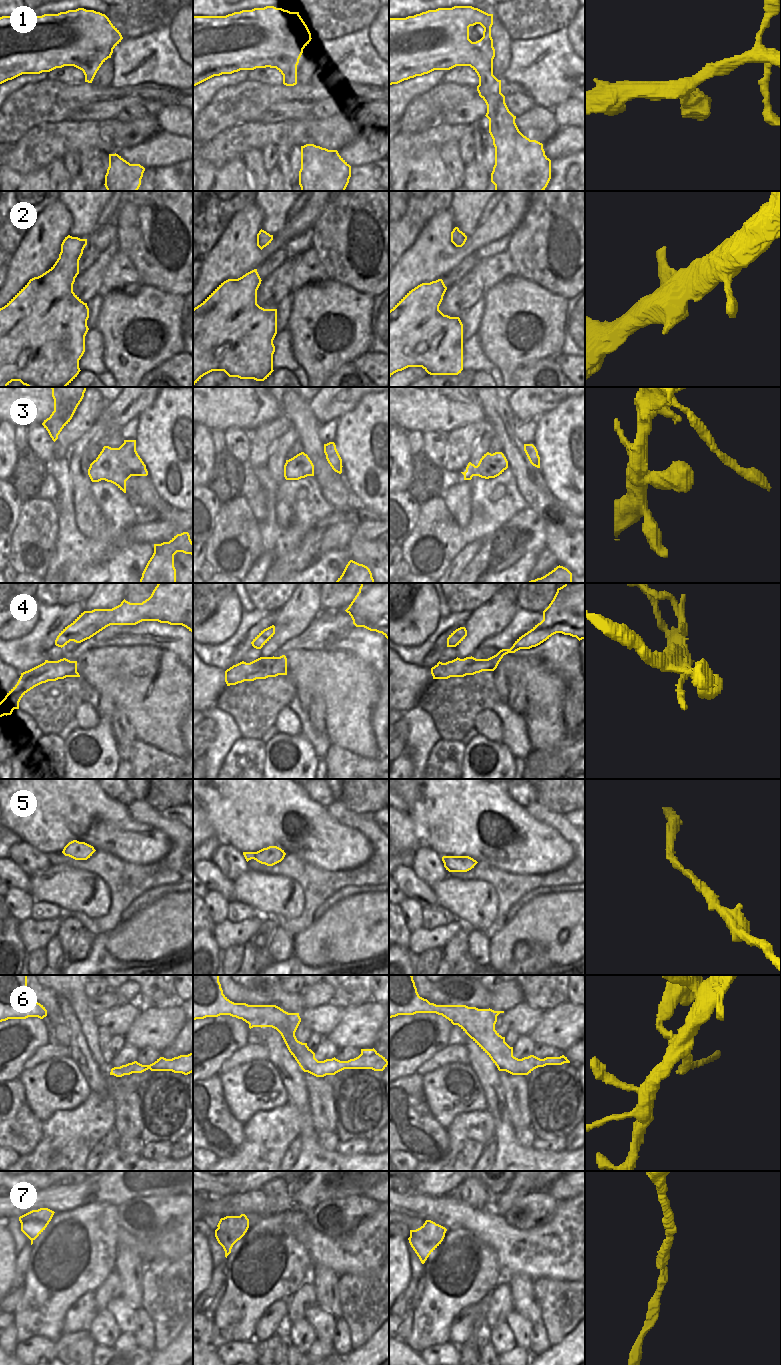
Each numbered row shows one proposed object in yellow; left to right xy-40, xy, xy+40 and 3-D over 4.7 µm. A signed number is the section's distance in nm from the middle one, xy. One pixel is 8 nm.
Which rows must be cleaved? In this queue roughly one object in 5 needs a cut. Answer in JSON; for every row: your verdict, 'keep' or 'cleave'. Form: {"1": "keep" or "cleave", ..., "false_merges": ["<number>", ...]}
{"1": "keep", "2": "keep", "3": "keep", "4": "keep", "5": "keep", "6": "keep", "7": "keep", "false_merges": []}

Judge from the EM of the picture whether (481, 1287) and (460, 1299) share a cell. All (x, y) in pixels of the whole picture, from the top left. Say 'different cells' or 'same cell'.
same cell

